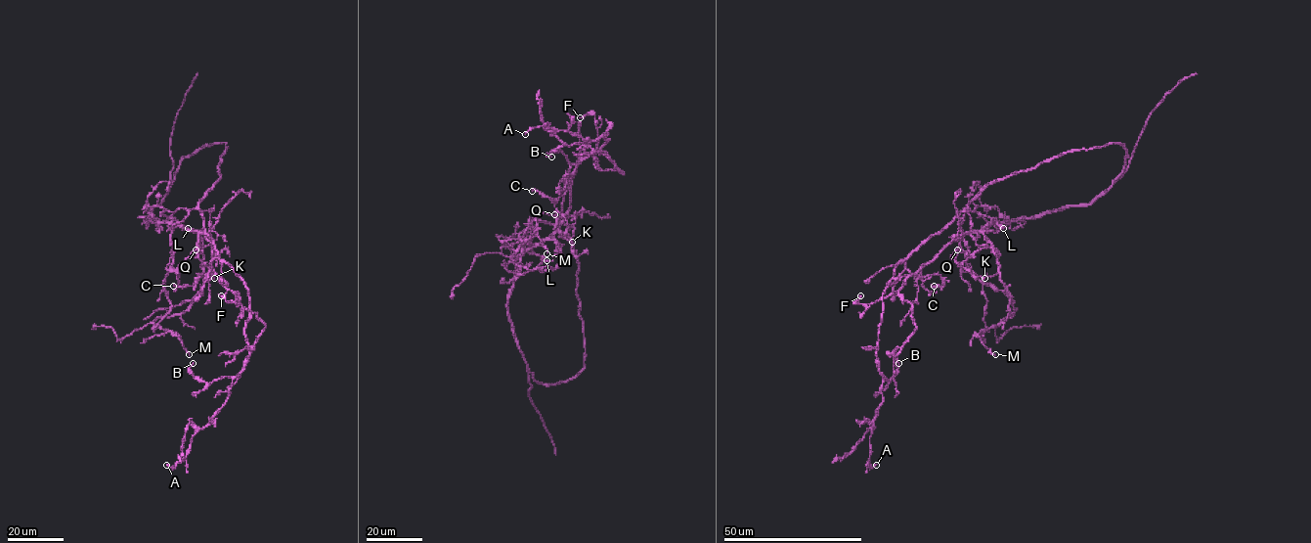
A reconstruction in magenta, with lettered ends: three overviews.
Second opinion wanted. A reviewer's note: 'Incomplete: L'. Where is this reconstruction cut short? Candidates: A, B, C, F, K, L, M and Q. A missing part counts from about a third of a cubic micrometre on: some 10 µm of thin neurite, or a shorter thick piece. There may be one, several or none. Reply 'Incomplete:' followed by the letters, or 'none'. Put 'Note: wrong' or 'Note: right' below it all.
Incomplete: none
Note: wrong

